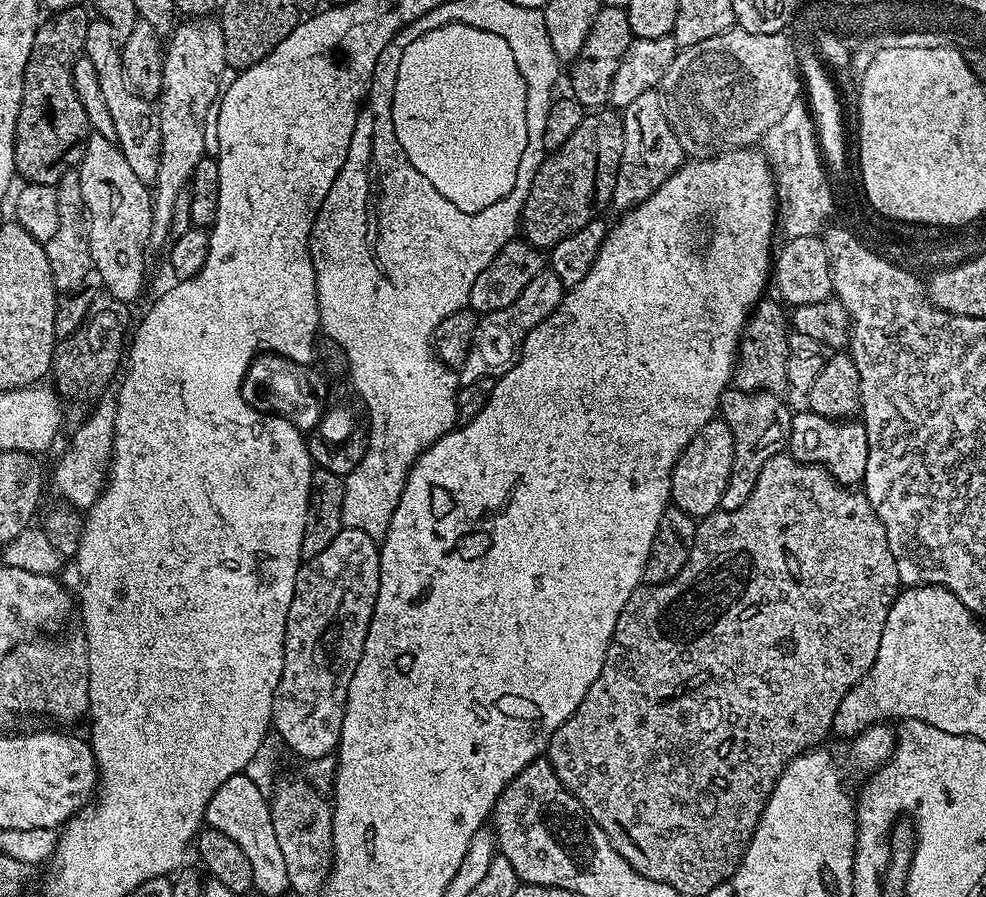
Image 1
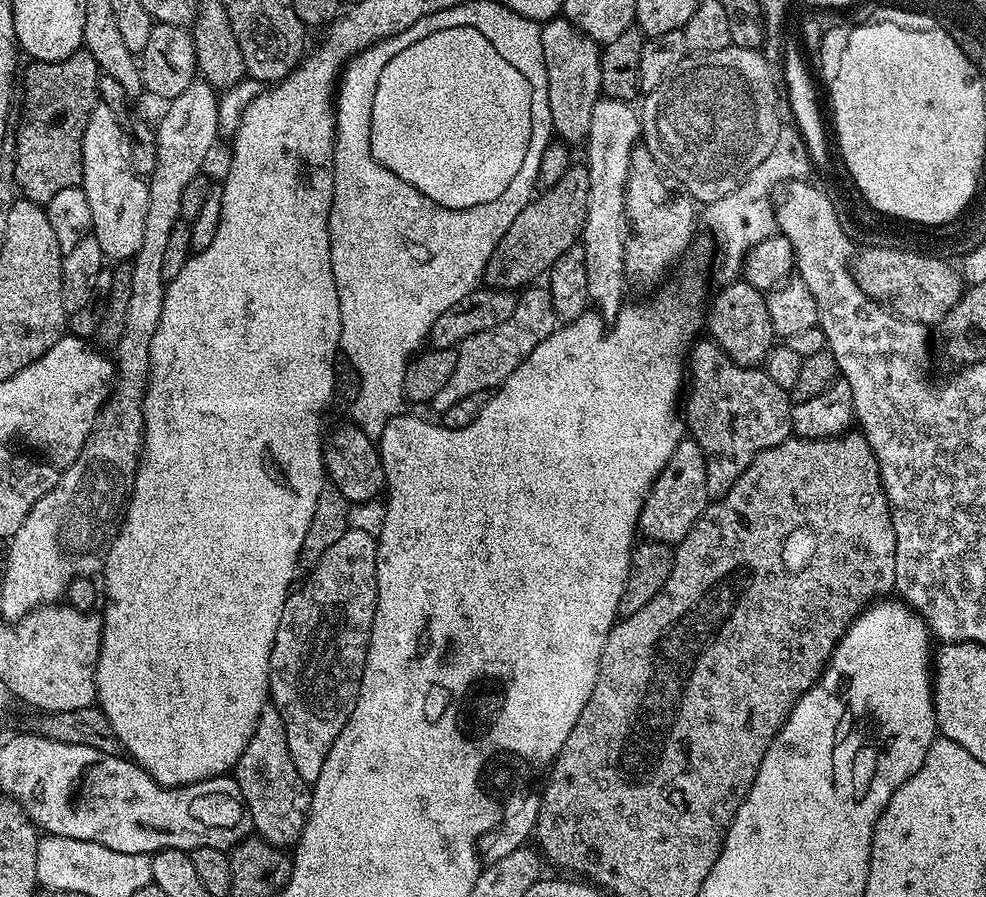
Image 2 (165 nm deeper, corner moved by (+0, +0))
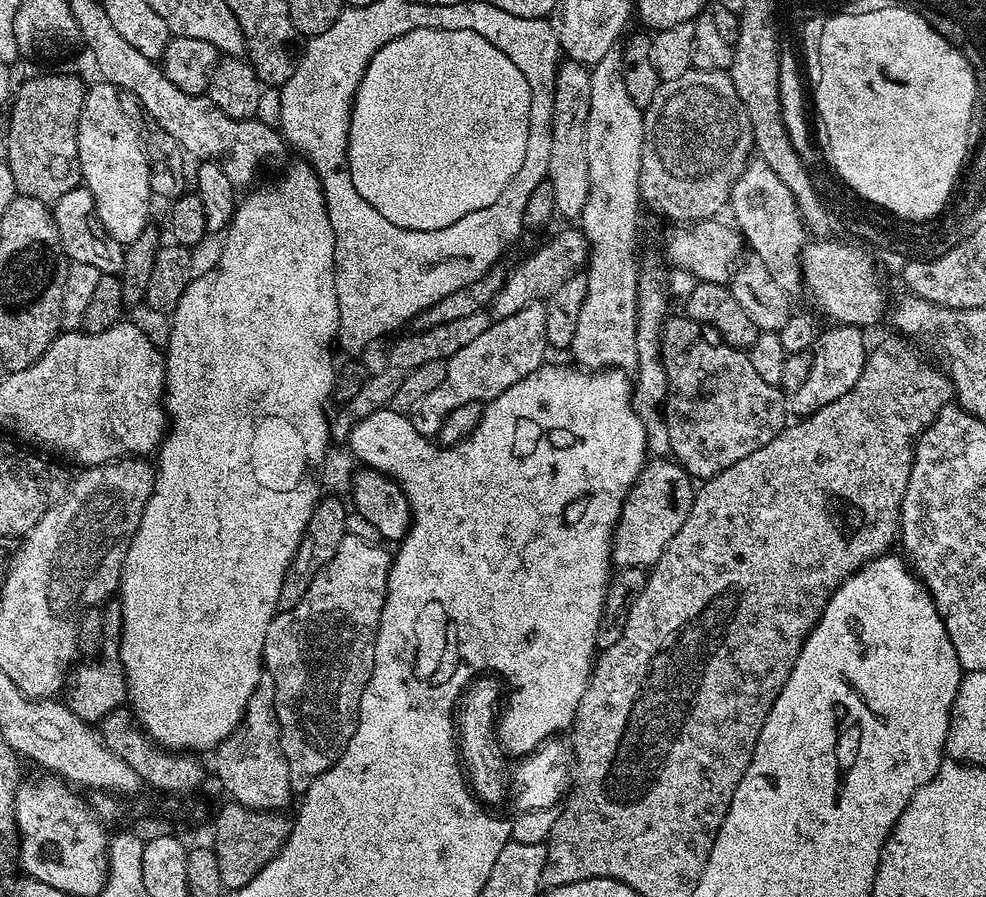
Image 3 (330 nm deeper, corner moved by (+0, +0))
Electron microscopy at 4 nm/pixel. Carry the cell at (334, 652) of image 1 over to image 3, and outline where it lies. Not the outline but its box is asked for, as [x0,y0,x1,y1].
[262,536,392,793]

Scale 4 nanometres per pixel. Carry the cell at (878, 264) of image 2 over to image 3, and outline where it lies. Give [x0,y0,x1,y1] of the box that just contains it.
[800,240,886,326]

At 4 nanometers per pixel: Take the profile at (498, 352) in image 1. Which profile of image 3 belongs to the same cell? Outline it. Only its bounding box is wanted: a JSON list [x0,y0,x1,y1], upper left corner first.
[411,303,550,438]

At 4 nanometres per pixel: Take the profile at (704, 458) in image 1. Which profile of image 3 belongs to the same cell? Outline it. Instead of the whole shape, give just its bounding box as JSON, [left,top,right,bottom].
[612,459,693,569]

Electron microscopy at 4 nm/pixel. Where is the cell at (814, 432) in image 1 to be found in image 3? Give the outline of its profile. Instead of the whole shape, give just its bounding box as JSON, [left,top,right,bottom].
[790,324,869,418]

